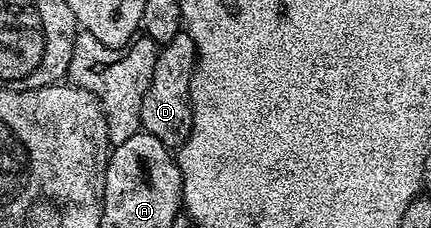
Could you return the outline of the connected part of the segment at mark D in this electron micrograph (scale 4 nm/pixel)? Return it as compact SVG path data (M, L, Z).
M187 32L177 34L175 40L164 43L157 51L155 72L141 105L141 130L158 138L164 146L178 148L189 138L193 127L189 89L196 66L197 45Z

